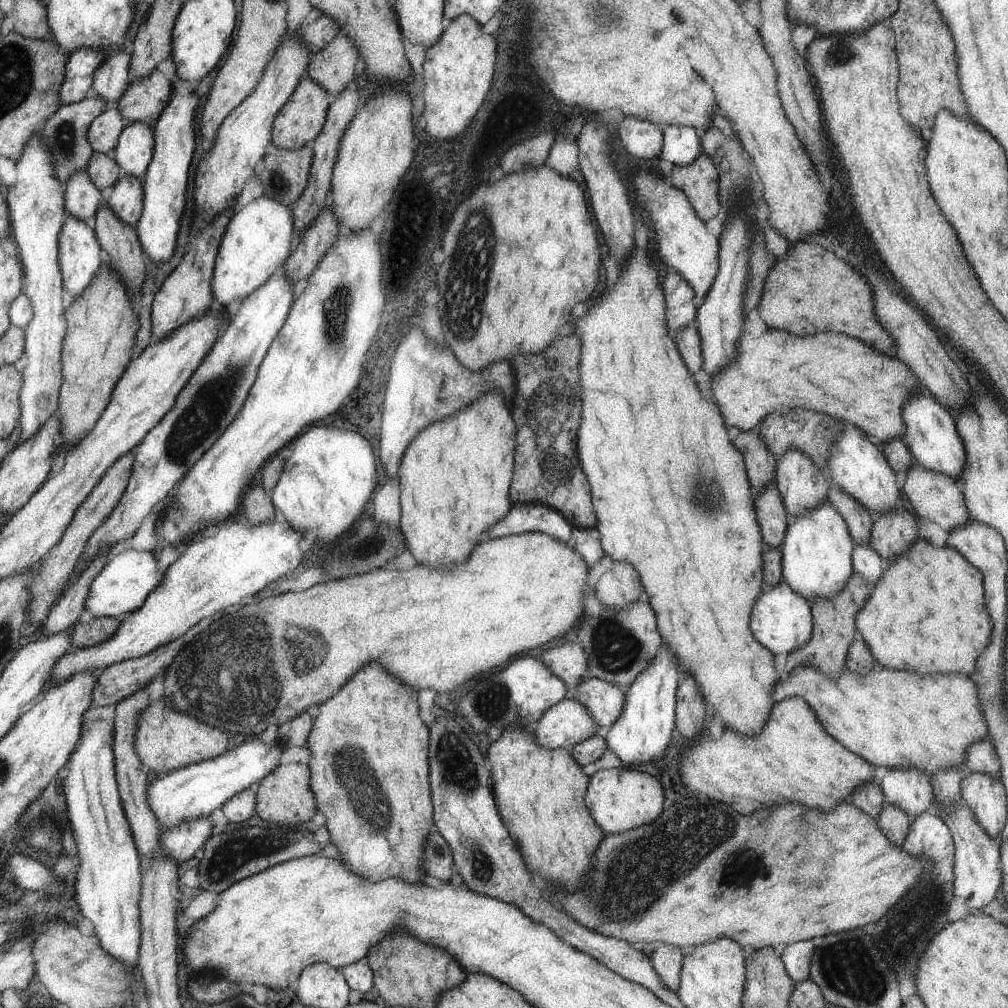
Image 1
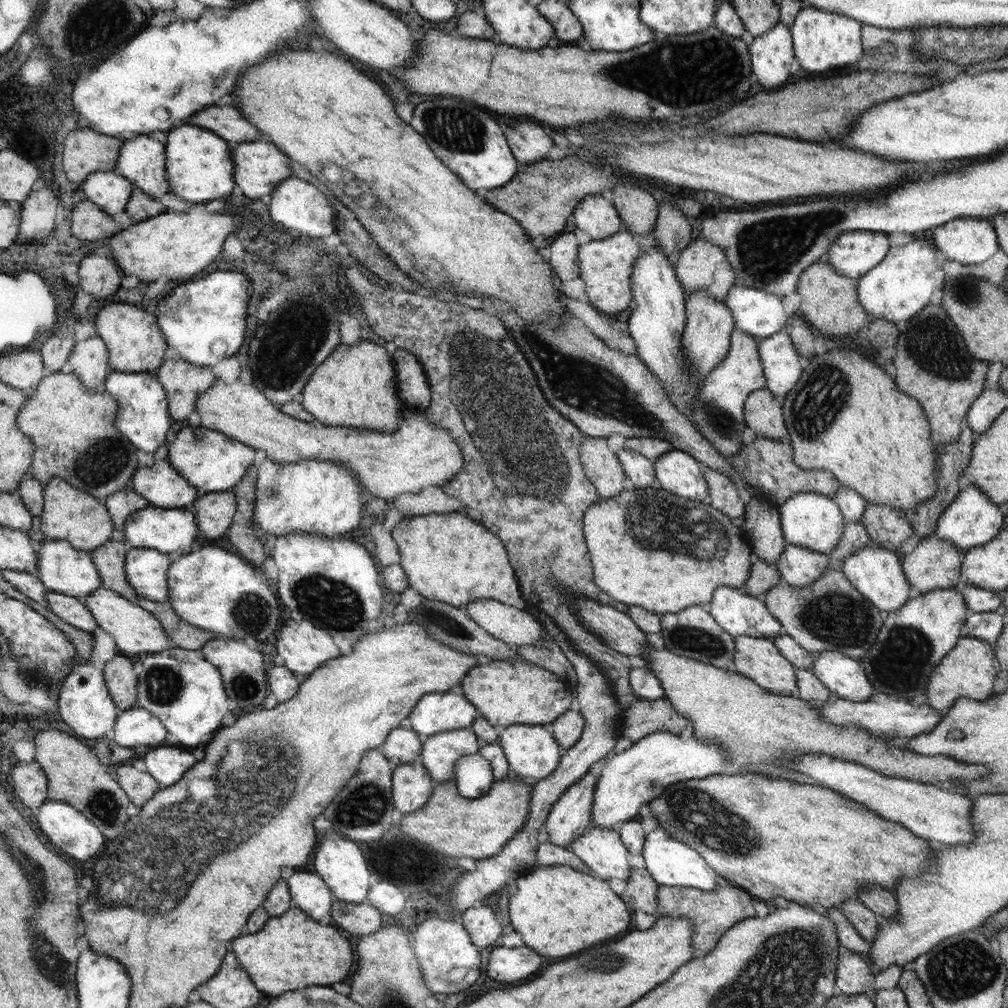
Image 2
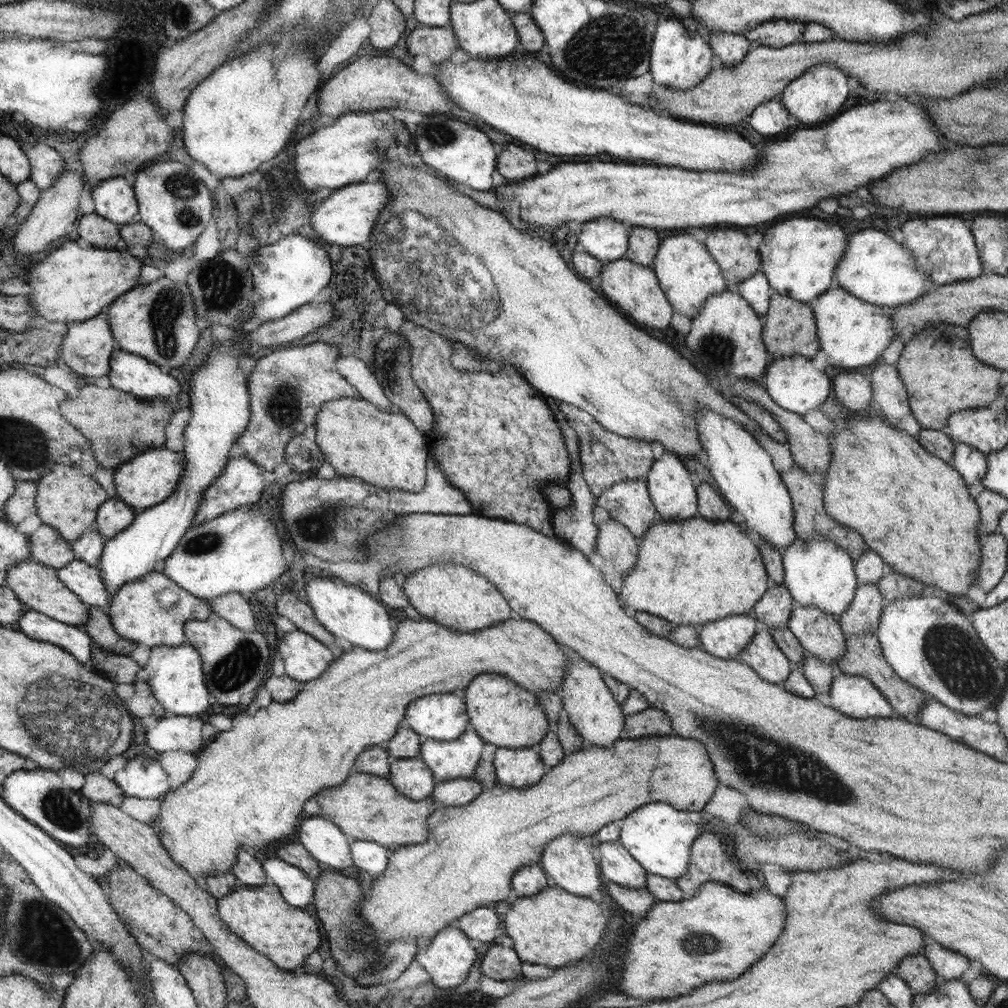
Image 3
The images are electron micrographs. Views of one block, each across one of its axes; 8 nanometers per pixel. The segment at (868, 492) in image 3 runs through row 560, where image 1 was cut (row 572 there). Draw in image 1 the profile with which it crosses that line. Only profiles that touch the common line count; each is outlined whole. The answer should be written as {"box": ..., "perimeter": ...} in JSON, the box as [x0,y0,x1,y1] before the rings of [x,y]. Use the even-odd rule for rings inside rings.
{"box":[856,538,993,675],"perimeter":[[[926,538],[918,539],[903,555],[889,563],[869,601],[857,614],[856,625],[876,662],[883,667],[890,666],[890,670],[912,671],[919,675],[974,674],[977,658],[989,645],[993,631],[986,608],[983,574],[957,550],[948,546],[935,548]]]}

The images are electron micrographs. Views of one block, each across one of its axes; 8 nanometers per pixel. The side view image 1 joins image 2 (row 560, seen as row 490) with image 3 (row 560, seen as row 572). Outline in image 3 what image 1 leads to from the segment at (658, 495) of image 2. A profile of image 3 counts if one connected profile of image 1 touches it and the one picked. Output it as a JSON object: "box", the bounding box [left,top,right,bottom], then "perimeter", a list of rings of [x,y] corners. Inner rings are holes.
{"box":[620,516,775,626],"perimeter":[[[699,516],[698,518],[687,518],[686,520],[676,521],[676,522],[664,522],[659,521],[656,525],[652,525],[649,528],[649,532],[641,538],[640,540],[640,554],[642,558],[638,558],[638,566],[634,566],[633,572],[627,574],[623,578],[623,587],[620,594],[628,608],[635,609],[637,611],[642,611],[648,614],[653,614],[654,616],[660,618],[666,618],[668,622],[673,623],[675,626],[701,626],[712,622],[712,620],[717,621],[722,618],[733,617],[738,614],[748,614],[752,608],[756,608],[758,600],[761,600],[766,593],[769,592],[770,588],[775,585],[773,579],[769,577],[767,570],[764,570],[764,565],[762,564],[762,558],[760,558],[760,553],[758,548],[754,546],[754,542],[750,540],[748,535],[740,529],[738,524],[733,521],[730,522],[714,522],[706,520]]]}

